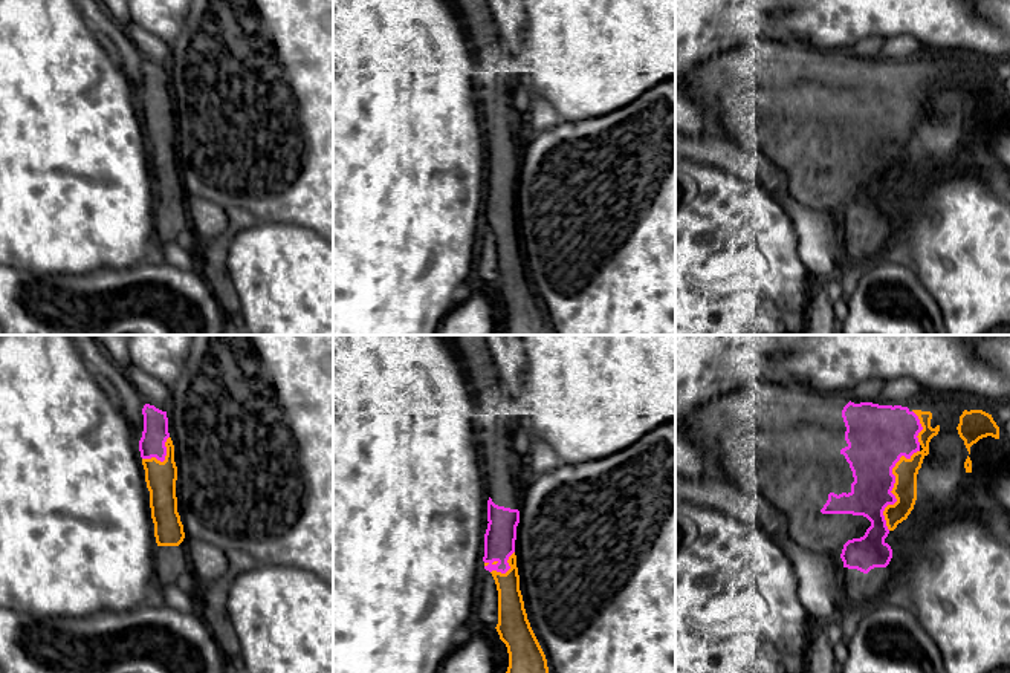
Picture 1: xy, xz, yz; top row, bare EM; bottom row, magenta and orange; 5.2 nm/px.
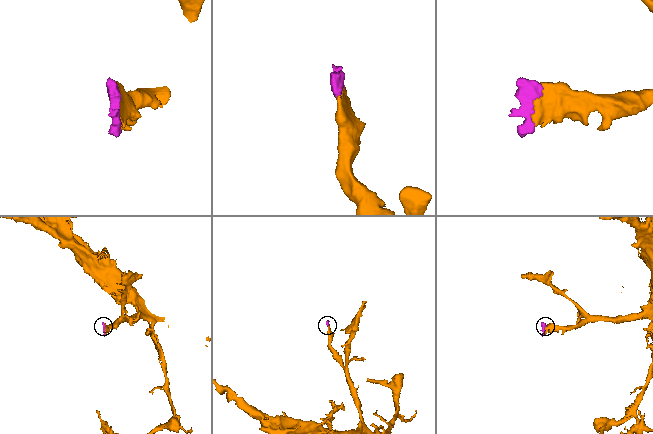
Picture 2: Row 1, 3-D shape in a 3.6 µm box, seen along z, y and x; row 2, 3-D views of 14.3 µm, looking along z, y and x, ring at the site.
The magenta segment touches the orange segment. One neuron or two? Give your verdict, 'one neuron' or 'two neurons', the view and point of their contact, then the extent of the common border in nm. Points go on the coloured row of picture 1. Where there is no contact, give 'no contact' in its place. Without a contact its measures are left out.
one neuron | yz (893, 487) | 460 nm

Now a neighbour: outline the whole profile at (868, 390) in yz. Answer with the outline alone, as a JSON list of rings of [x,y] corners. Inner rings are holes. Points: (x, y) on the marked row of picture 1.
[[[868,379],[862,382],[856,390],[853,390],[848,396],[854,404],[871,402],[882,393],[883,387],[883,379]]]

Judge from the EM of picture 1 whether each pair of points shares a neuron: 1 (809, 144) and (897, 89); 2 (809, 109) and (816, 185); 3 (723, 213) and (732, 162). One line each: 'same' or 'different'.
1: same
2: same
3: different

